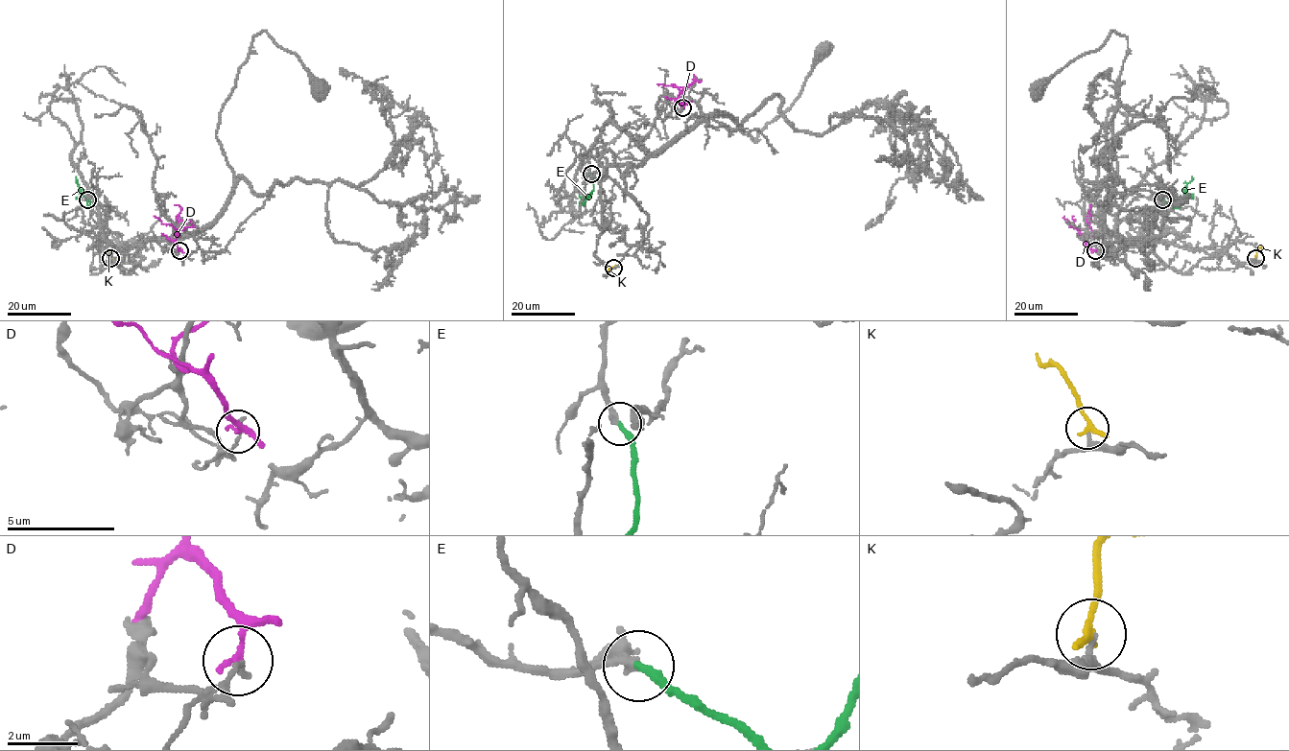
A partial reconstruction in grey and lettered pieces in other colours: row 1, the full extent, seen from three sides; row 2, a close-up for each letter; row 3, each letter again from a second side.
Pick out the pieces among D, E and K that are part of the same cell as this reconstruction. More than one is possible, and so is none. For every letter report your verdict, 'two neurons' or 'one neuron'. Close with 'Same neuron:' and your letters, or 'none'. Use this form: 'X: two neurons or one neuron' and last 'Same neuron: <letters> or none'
D: two neurons
E: one neuron
K: two neurons
Same neuron: E

